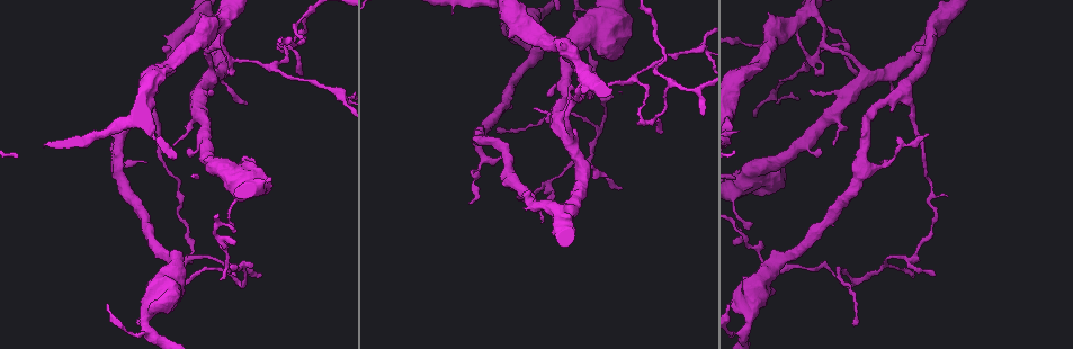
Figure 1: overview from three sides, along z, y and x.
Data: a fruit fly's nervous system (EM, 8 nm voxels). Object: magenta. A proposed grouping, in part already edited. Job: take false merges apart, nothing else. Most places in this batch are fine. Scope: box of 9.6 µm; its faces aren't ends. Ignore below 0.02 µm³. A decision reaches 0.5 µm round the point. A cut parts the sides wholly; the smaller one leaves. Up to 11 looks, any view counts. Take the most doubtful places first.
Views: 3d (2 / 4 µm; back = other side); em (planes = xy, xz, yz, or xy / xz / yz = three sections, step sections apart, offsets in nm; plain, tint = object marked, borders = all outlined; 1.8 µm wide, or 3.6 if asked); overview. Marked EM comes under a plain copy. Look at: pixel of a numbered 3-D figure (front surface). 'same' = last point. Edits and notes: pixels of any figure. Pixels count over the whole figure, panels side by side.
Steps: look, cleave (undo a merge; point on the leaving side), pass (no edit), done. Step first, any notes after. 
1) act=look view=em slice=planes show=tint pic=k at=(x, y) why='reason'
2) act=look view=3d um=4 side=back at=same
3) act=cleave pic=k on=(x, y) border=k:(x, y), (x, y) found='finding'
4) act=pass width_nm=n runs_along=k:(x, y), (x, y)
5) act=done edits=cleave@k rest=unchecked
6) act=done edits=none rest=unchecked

act=look view=3d um=2 pic=1 at=(584, 83) why='sudden change in width'

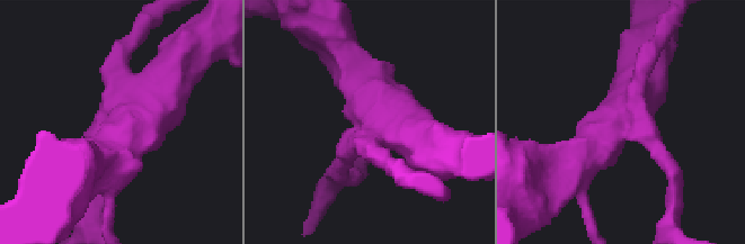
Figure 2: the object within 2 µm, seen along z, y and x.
act=look view=em slice=planes show=borders pic=2 at=(119, 126)

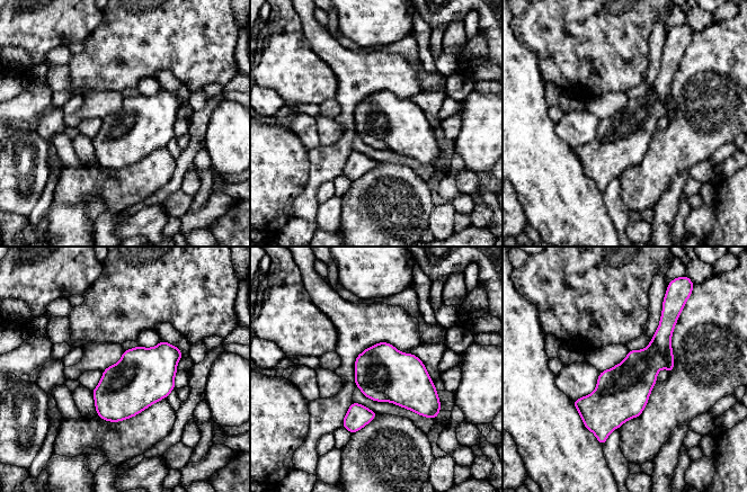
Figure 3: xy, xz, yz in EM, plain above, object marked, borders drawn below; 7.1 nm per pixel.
act=cleave pic=3 on=(637, 375) width_nm=380 border=3:(651, 340), (664, 355), (666, 367) found='a second neuron is stuck on'

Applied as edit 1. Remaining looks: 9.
act=look view=em slice=planes show=tint pic=1 at=(341, 96) why='three arms meet'

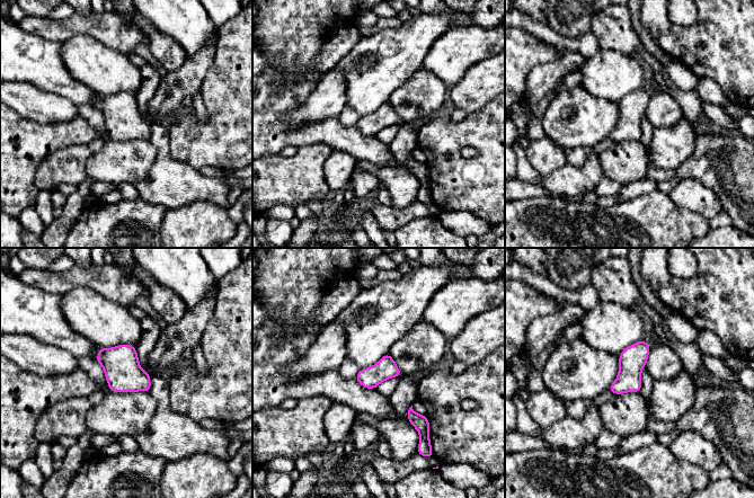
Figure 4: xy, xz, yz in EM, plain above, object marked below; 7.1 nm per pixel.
act=pass found='one neuron here'

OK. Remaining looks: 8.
act=done edits=cleave@3 rest=unchecked

